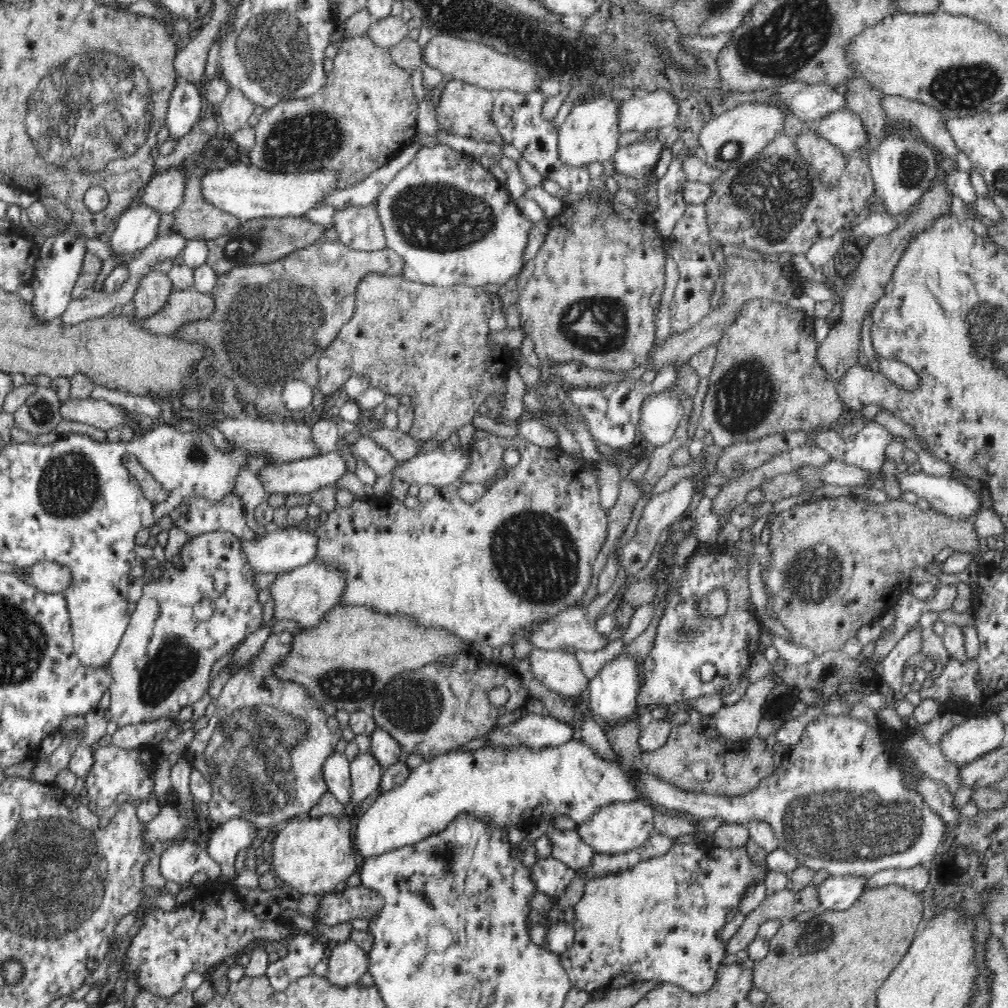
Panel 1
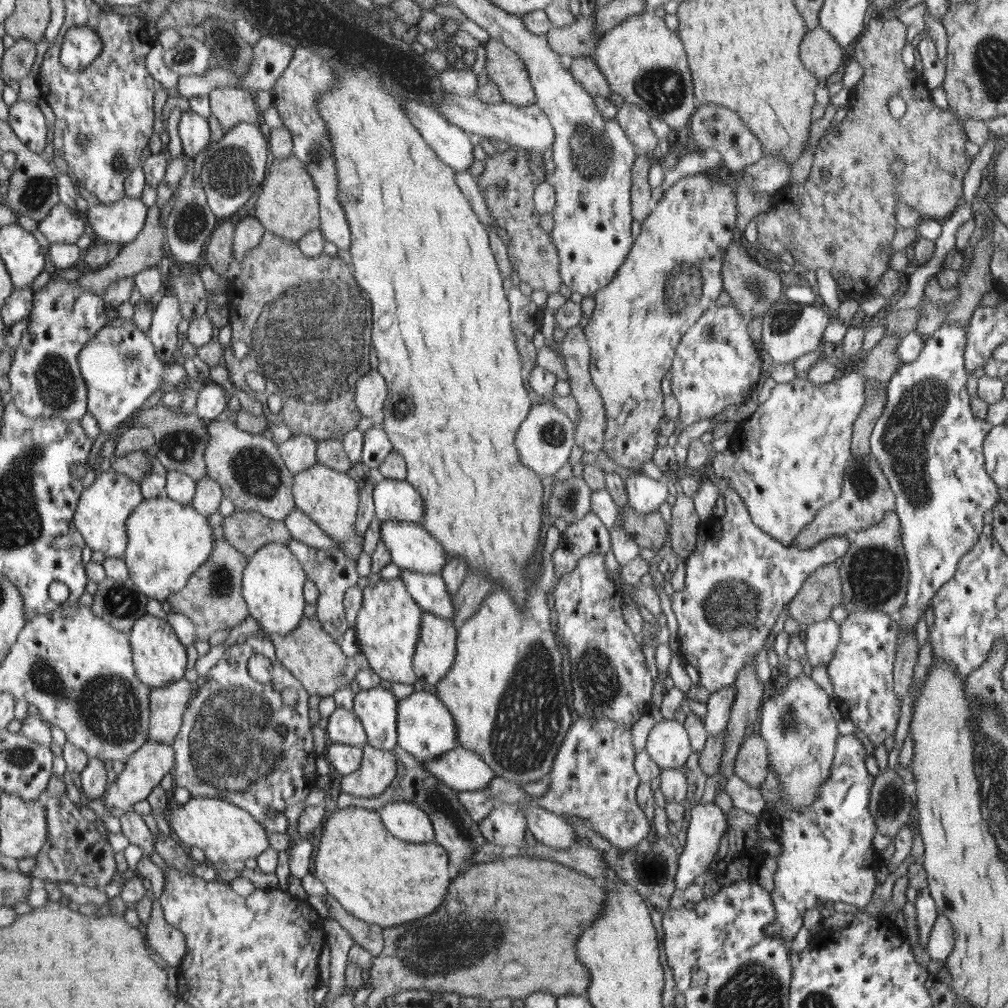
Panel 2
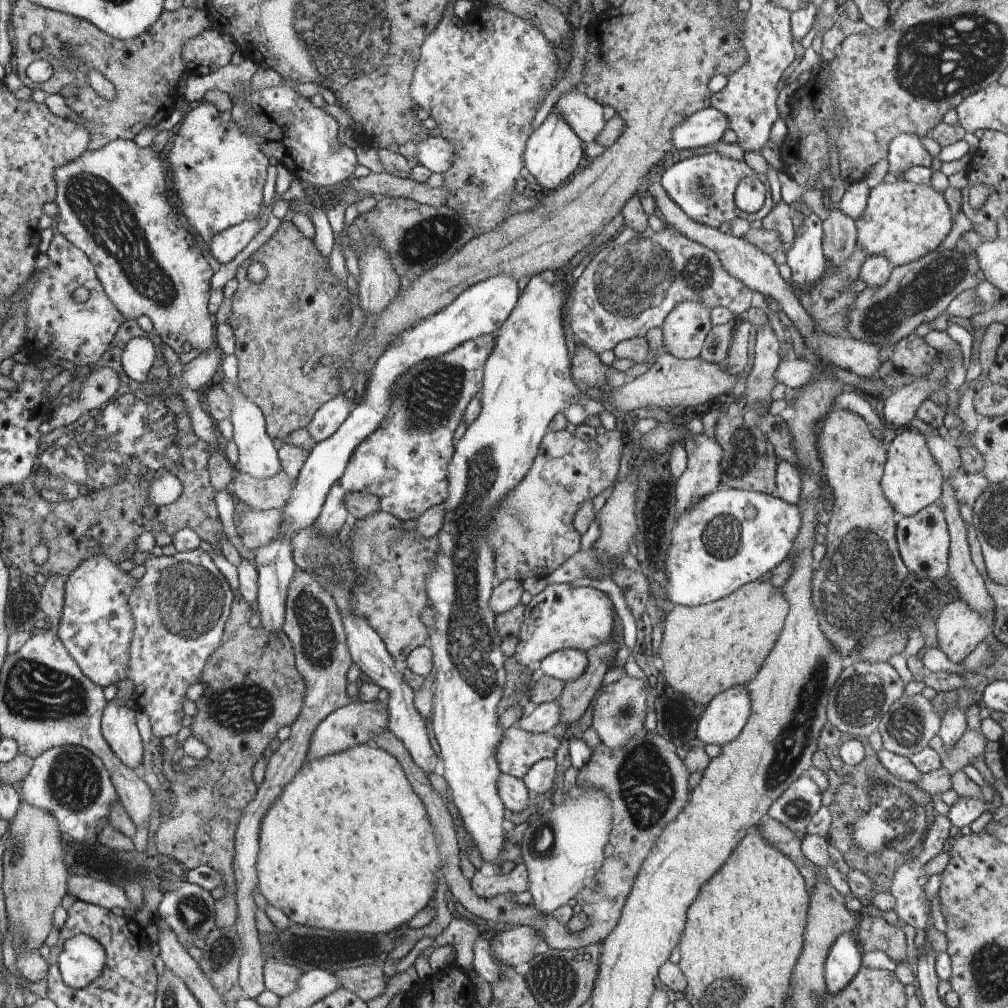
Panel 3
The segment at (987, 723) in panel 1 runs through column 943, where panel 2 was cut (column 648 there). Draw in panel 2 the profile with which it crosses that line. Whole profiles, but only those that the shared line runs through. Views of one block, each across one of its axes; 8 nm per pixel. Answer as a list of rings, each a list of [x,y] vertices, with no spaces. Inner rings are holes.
[[[676,719],[655,724],[644,749],[659,770],[684,770],[693,748],[686,726]]]

